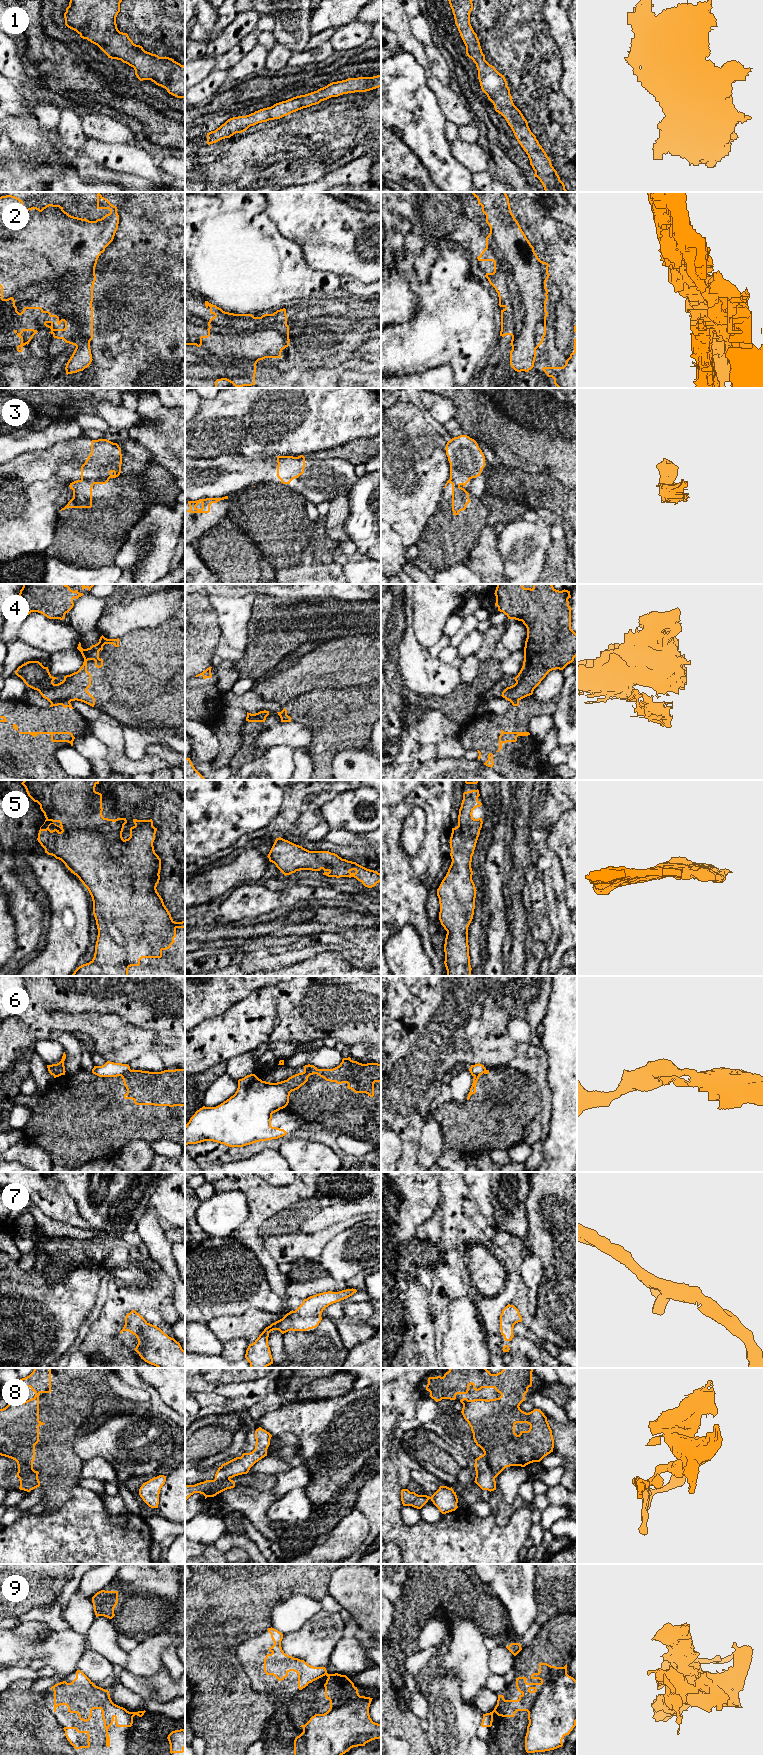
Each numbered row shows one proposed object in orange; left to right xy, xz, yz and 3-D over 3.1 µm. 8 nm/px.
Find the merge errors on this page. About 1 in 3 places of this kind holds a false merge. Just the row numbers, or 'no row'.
3, 4, 6, 8, 9

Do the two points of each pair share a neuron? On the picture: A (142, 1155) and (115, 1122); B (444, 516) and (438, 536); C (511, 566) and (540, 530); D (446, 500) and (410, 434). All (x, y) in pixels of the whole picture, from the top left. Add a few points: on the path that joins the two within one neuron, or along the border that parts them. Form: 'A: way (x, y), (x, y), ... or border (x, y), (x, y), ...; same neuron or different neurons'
A: border (149, 1142), (132, 1141), (125, 1145), (114, 1157); different neurons
B: way (443, 521), (443, 531); same neuron
C: way (521, 558), (523, 538), (528, 535); same neuron
D: border (444, 488), (435, 512); different neurons

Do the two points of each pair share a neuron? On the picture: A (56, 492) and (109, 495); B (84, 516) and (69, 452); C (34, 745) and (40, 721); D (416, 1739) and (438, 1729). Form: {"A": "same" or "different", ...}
{"A": "different", "B": "different", "C": "different", "D": "different"}

